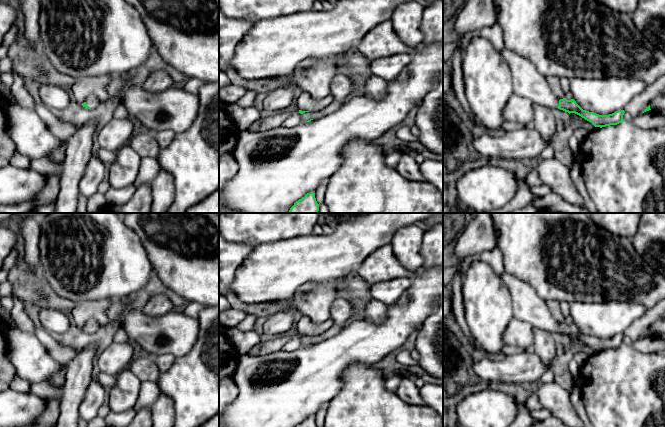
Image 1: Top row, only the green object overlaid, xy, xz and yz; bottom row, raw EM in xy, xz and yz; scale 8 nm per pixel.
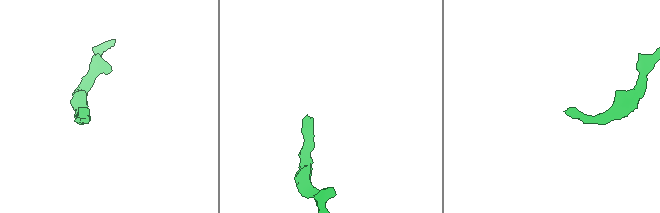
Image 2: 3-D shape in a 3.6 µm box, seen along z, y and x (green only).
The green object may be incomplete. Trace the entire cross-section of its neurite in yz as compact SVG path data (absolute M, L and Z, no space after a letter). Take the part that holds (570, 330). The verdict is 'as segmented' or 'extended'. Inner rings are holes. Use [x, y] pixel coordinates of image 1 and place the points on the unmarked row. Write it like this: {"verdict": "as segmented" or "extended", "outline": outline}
{"verdict": "extended", "outline": "M504 272L502 281L508 287L513 303L513 316L533 326L551 333L558 332L565 336L575 337L591 346L595 351L606 351L621 347L624 334L618 334L609 339L599 339L594 336L583 334L574 323L558 323L553 317L547 303L534 289L520 279Z"}

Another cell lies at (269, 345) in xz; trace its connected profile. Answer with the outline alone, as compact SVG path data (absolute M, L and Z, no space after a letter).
M278 335L275 337L268 337L260 341L259 355L276 353L280 351L283 345L288 341L288 336Z

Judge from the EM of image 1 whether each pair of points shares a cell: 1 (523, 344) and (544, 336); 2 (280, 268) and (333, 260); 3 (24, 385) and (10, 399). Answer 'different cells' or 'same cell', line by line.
1: different cells
2: same cell
3: different cells

